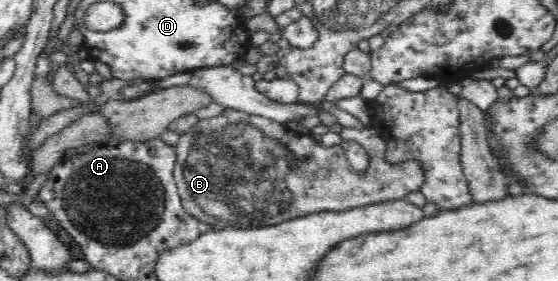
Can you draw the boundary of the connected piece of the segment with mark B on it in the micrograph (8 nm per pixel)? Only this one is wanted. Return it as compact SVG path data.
M215 101L194 113L200 121L192 129L183 135L167 130L159 138L176 148L174 180L178 185L182 207L189 215L208 222L215 230L227 227L253 229L256 226L277 225L310 213L342 212L374 203L402 200L408 193L419 191L425 181L422 163L414 159L397 164L388 162L381 137L371 127L348 129L343 133L344 139L357 141L369 154L370 162L363 174L351 168L345 149L339 144L321 146L319 142L313 143L310 134L287 131L283 124L271 119L224 108Z

